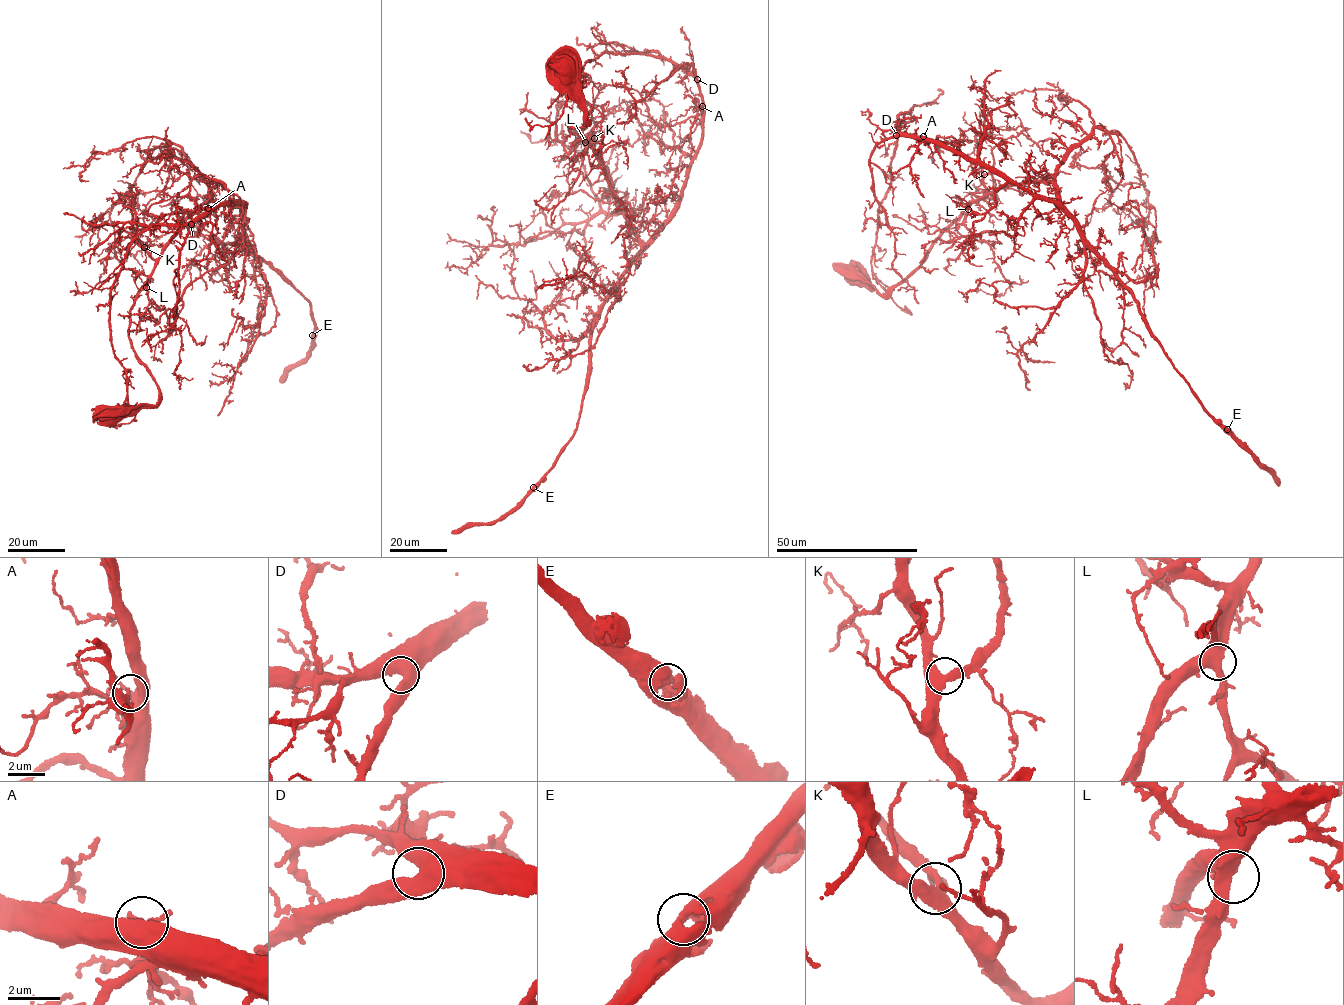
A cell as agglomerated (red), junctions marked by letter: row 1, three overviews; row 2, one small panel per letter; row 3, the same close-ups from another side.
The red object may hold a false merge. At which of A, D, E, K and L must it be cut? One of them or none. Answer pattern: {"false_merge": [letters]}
{"false_merge": []}

